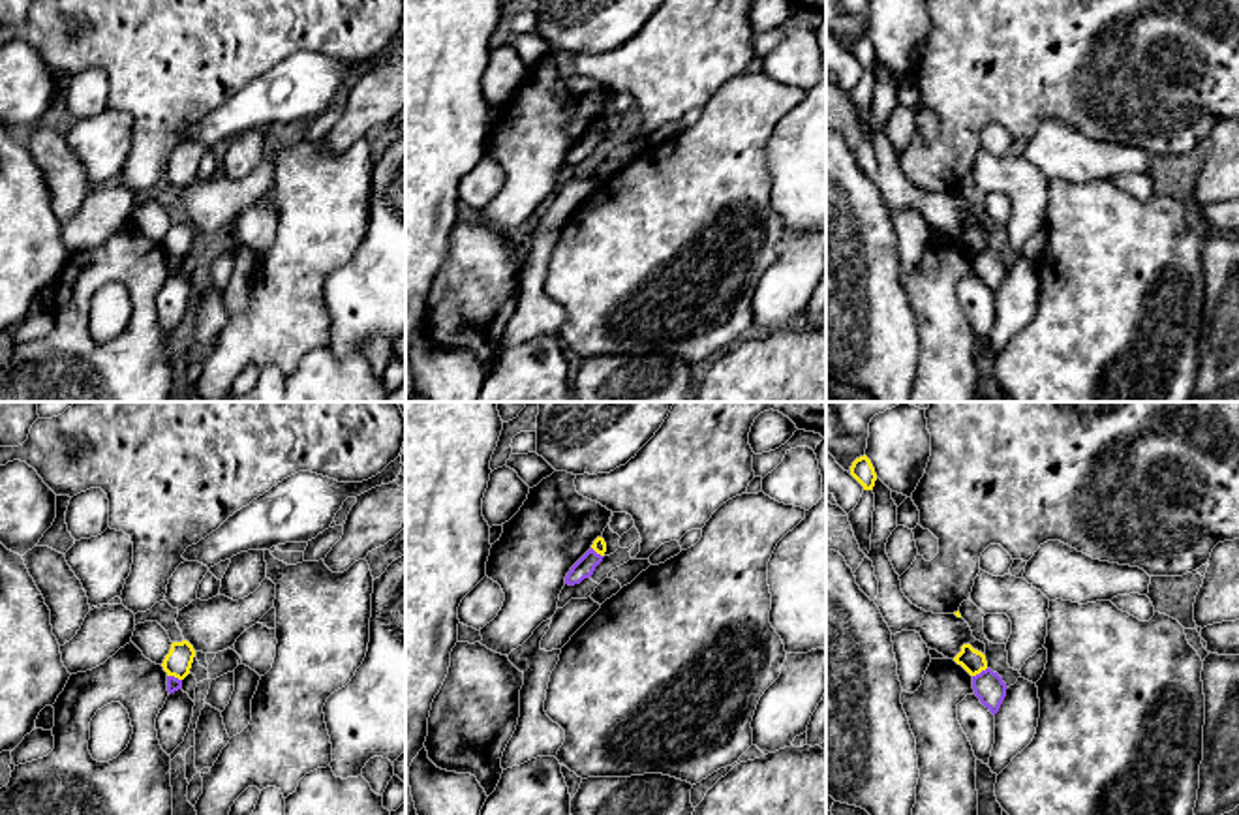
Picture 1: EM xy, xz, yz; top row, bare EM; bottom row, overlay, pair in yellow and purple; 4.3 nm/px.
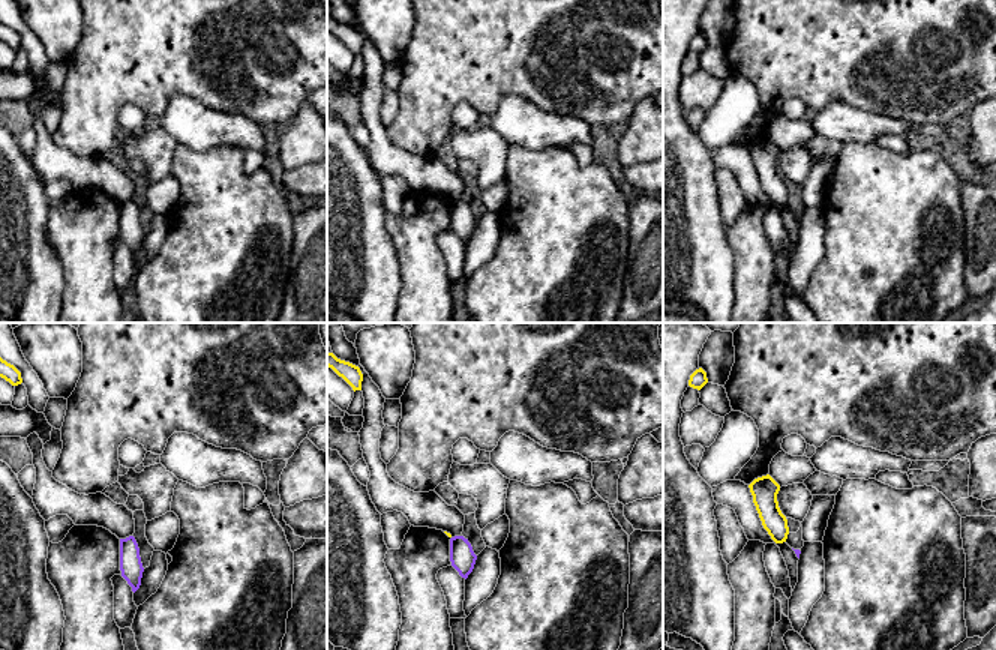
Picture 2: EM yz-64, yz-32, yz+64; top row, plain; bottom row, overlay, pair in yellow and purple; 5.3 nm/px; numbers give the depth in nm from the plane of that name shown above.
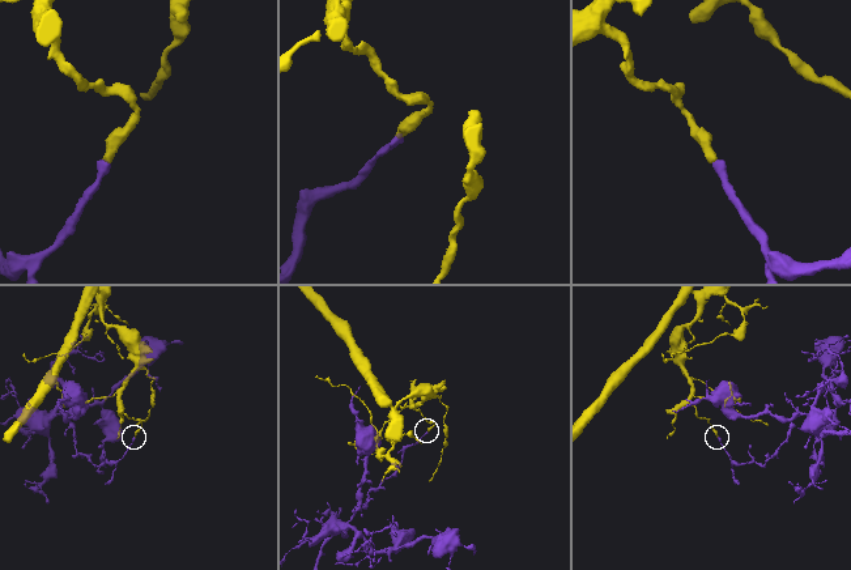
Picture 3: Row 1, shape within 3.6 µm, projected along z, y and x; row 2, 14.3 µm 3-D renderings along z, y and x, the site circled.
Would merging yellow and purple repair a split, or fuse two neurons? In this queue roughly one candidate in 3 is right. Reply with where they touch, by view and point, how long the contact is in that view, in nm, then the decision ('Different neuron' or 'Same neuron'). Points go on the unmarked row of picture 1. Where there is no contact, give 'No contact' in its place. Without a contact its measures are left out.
Touches yellow at yz (978, 252). Shared border 80 nm. Different neuron

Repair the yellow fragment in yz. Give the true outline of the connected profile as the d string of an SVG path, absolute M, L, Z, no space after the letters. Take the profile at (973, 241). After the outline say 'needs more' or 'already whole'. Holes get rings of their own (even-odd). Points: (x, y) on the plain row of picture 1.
M963 223L954 240L961 244L971 255L976 255L987 248L986 235L974 229L971 223Z; already whole

